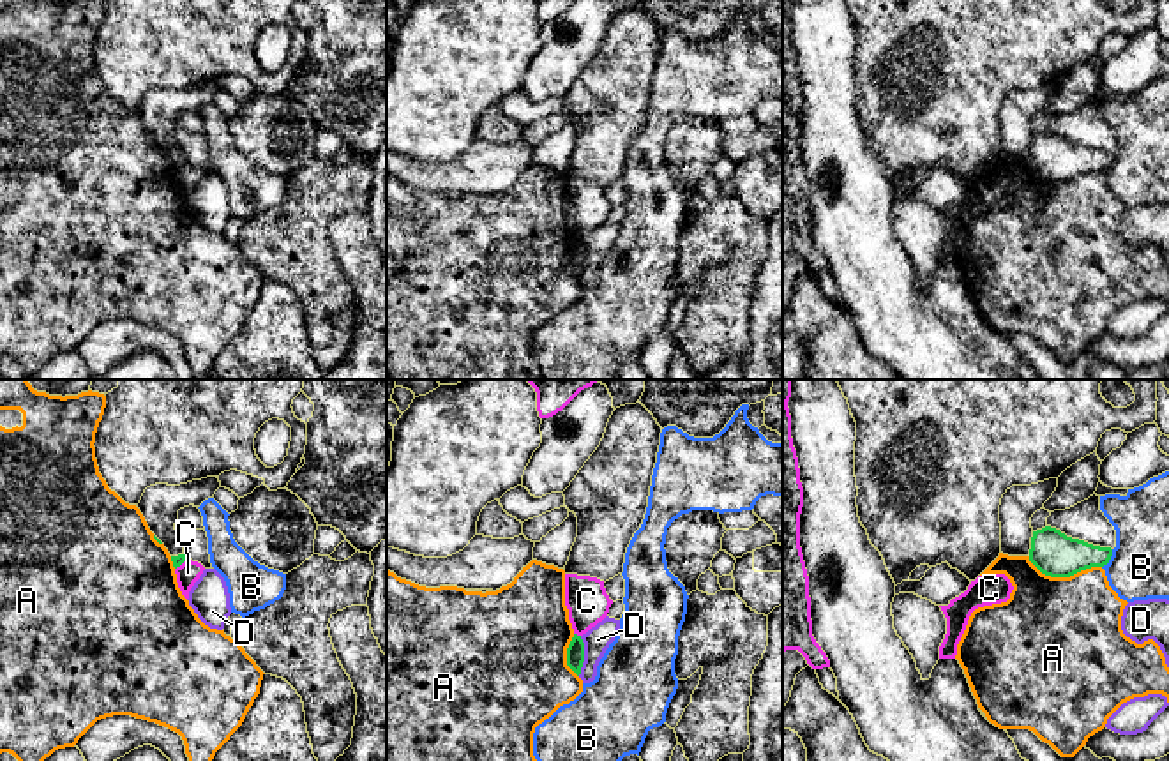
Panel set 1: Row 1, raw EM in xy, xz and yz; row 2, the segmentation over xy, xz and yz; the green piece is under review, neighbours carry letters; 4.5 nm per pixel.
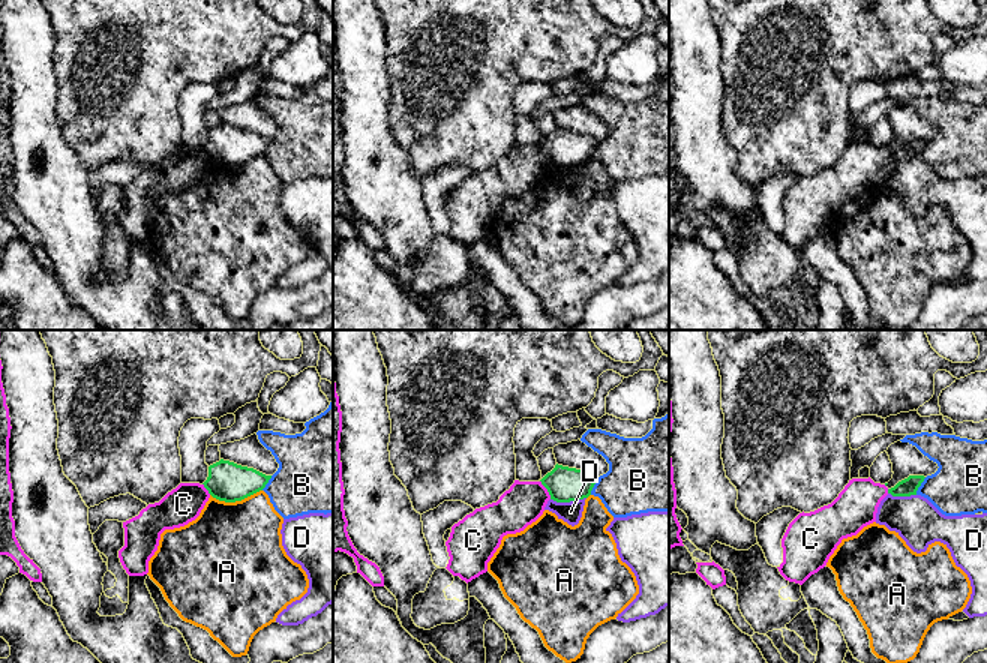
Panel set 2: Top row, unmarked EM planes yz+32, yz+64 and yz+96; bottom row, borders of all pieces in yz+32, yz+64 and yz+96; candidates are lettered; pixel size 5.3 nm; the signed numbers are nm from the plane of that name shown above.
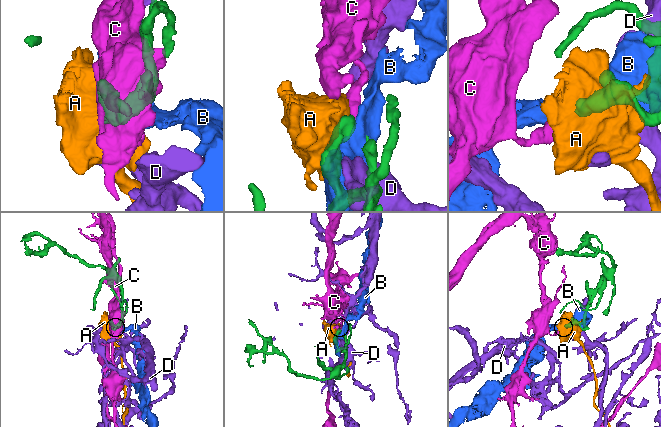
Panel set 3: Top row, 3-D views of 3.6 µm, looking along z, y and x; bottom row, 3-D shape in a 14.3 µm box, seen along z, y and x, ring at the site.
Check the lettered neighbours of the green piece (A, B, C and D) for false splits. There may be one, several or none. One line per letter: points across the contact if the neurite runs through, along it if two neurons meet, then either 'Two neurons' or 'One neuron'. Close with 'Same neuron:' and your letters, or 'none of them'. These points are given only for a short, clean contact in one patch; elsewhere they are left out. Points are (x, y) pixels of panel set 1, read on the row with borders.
A: Two neurons
B: Two neurons
C: Boundary: xz (574, 632), (580, 636). Two neurons
D: Two neurons
Same neuron: none of them

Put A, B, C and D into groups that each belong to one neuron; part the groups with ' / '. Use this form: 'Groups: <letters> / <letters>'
Groups: A / B / C / D

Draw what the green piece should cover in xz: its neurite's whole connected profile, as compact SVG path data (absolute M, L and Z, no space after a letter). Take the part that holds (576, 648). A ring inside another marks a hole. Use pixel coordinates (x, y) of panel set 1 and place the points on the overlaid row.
M574 634L567 648L567 666L579 676L584 662L584 643L581 636Z

